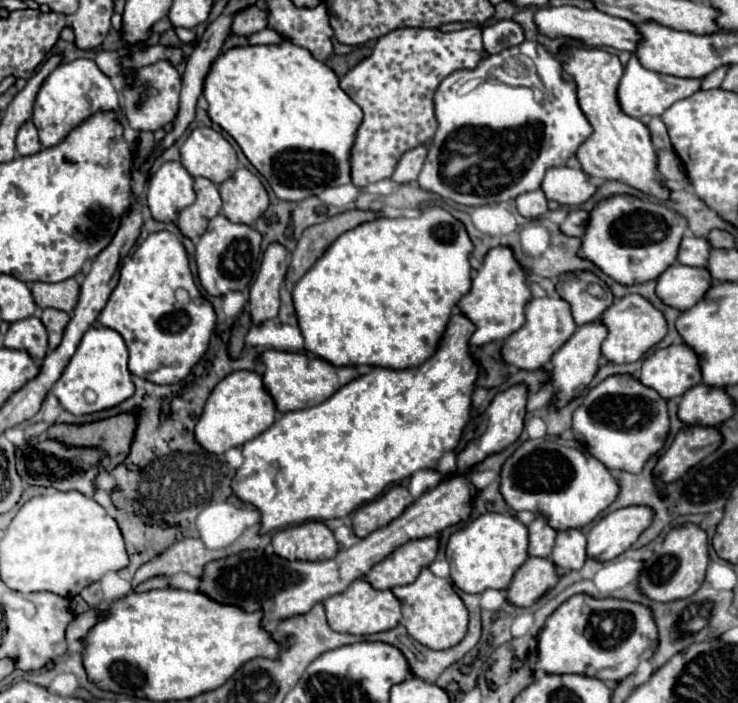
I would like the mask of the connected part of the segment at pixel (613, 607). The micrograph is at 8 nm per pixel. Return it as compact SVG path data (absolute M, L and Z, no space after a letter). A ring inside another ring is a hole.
M576 594L570 600L566 600L562 606L558 606L542 626L538 634L538 662L536 668L548 672L548 674L582 674L592 676L602 682L620 682L626 676L630 676L640 662L648 660L654 654L654 648L658 646L658 630L654 628L654 620L650 620L650 608L644 604L628 602L628 600L596 600L586 594ZM604 618L614 620L614 636L602 632L600 624Z

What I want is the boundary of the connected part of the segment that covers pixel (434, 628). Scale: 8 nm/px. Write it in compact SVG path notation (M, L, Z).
M422 568L420 576L406 586L392 588L392 594L398 598L402 606L402 626L408 634L418 640L422 646L432 650L446 650L458 644L468 628L468 612L464 602L454 592L452 584L446 578L438 578L430 572L430 568Z

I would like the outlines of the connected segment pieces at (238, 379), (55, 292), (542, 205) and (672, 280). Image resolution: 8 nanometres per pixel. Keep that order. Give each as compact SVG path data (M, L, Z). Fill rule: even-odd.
M240 370L228 374L210 392L204 410L198 418L198 424L194 428L194 438L210 454L224 454L226 450L242 446L244 442L262 434L266 428L270 428L274 420L276 420L274 400L270 400L270 394L262 384L262 376L256 372Z
M66 278L62 282L46 284L46 282L34 282L32 284L32 296L36 300L36 306L44 308L56 308L64 312L72 312L72 308L78 302L80 284L74 278Z
M534 190L534 192L526 192L526 194L518 196L516 208L524 218L536 220L548 212L548 200L542 190Z
M684 264L668 266L656 280L656 296L682 312L682 308L690 308L706 288L710 288L710 272L706 268L690 268Z

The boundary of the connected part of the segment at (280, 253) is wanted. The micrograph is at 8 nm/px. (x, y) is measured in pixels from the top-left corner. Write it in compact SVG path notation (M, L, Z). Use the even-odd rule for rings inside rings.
M272 242L264 250L258 276L250 288L250 316L254 324L278 316L278 306L280 306L278 292L280 284L284 282L288 264L290 264L290 252L282 244Z

